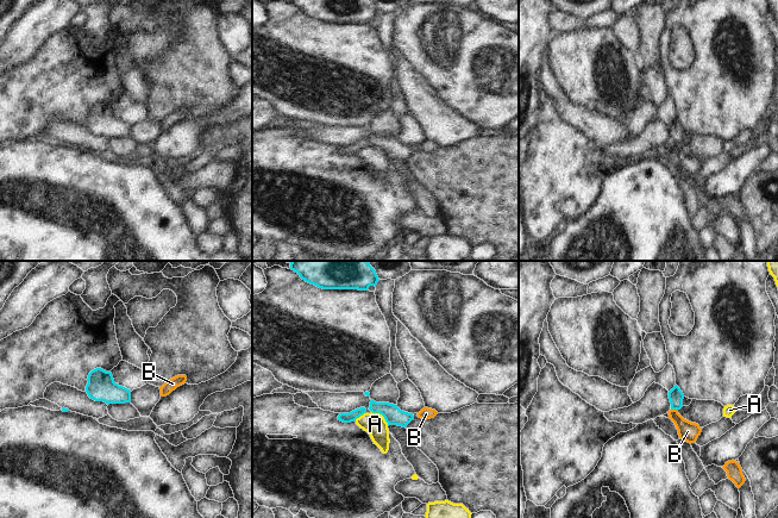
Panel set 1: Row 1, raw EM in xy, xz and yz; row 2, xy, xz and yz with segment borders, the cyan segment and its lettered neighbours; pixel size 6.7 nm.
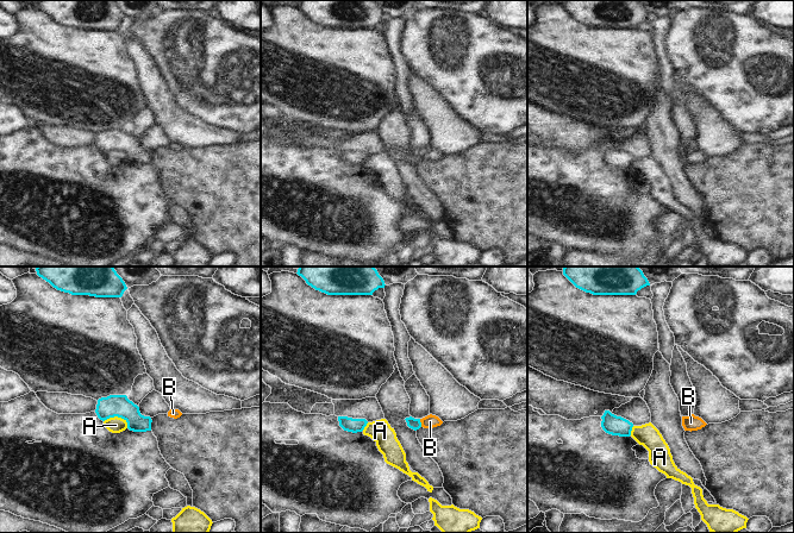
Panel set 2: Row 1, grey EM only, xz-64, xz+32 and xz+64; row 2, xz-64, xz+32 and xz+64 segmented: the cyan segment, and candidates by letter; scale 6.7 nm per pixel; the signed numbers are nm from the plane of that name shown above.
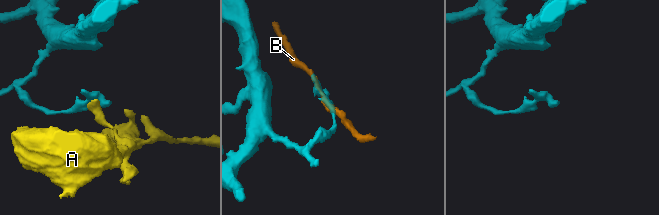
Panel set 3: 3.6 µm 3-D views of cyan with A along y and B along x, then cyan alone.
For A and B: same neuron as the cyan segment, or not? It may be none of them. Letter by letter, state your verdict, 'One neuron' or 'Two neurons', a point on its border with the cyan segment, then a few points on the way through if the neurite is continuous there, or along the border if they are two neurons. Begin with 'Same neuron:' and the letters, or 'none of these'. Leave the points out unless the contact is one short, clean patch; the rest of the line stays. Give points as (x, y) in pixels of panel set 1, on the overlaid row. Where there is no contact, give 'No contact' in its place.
Same neuron: none of these
A: Two neurons. Touches cyan at xz (382, 414). Boundary: xz (371, 411), (378, 412), (388, 425)
B: Two neurons. Touches cyan at yz (675, 409). Boundary: yz (671, 409), (677, 411).

